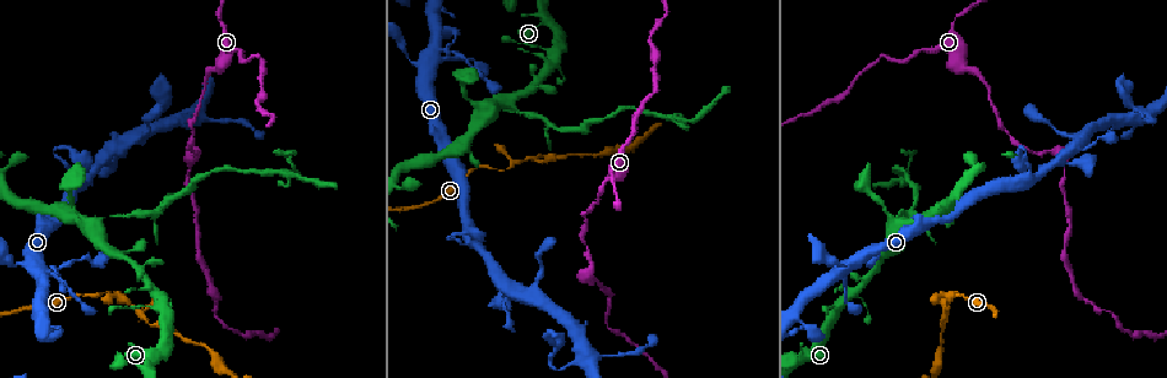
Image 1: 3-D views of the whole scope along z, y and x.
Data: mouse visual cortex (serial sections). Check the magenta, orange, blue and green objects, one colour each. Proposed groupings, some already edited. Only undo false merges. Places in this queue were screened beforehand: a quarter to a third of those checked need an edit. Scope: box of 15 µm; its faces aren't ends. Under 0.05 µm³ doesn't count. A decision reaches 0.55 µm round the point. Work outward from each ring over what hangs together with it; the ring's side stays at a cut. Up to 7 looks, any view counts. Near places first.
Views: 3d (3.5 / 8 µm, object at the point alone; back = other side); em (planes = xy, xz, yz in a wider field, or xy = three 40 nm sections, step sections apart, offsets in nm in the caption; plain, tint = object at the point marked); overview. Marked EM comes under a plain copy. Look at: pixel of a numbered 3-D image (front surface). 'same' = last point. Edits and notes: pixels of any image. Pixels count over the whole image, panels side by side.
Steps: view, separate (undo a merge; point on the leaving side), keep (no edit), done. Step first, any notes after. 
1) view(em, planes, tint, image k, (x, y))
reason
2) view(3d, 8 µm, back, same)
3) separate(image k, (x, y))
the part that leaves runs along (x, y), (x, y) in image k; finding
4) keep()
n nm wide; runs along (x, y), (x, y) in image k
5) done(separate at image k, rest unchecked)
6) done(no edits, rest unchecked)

view(3d, 3.5 µm, image 1, (138, 311))
a fork

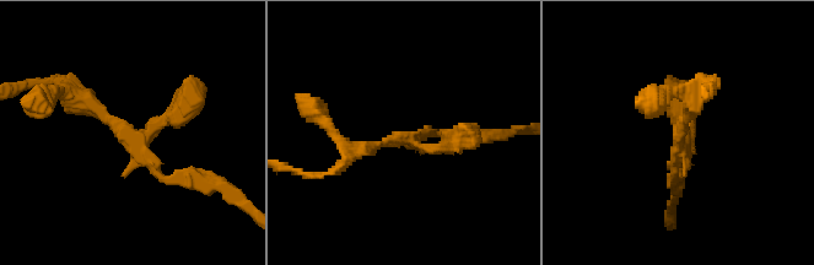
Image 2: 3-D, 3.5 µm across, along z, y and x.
view(em, xy, step 1, tint, image 2, (683, 139))
3 arms; arms of 150, 200, 250 nm; shape alone is not enough

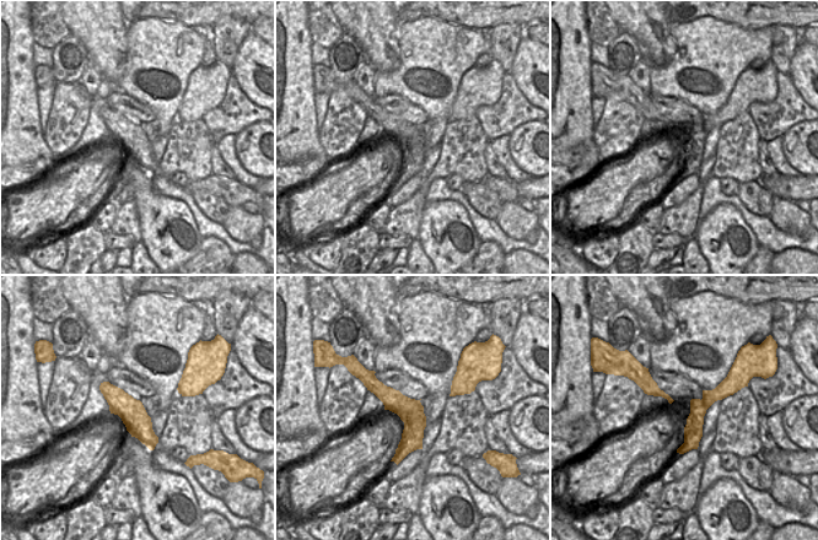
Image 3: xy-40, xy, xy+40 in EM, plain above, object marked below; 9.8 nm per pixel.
separate(image 2, (675, 104))
the part that leaves runs along (146, 134), (192, 96), (195, 81) in image 2; two cells meet here

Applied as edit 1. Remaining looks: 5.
view(3d, 8 µm, image 1, (811, 355))
thick turns thin

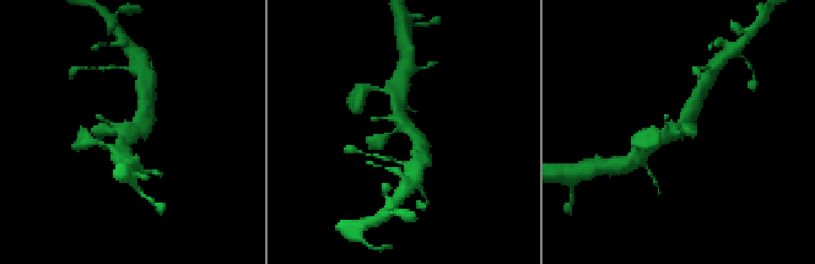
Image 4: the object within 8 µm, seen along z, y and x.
view(em, xy, step 5, tint, image 4, (140, 131))
need the tissue

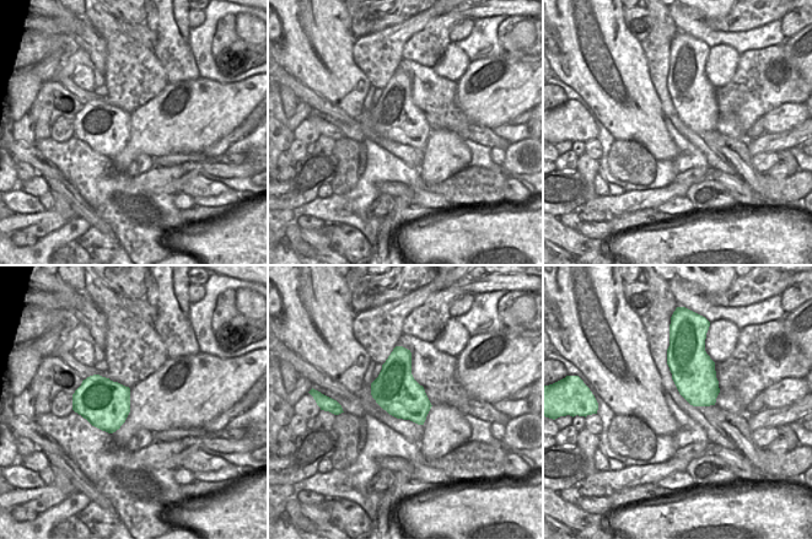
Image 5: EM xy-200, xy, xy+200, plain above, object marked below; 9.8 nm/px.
keep()
continuous, no second cell

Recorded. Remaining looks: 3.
view(3d, 3.5 µm, image 1, (511, 111))
sudden change in width

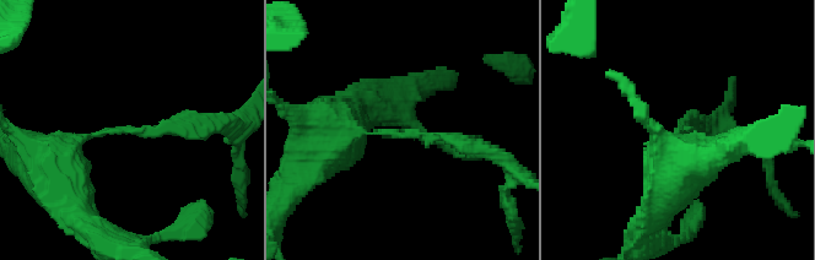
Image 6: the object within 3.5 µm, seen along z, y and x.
view(em, xy, step 1, tint, image 6, (386, 132))
arms of 150, 600 nm; now the EM

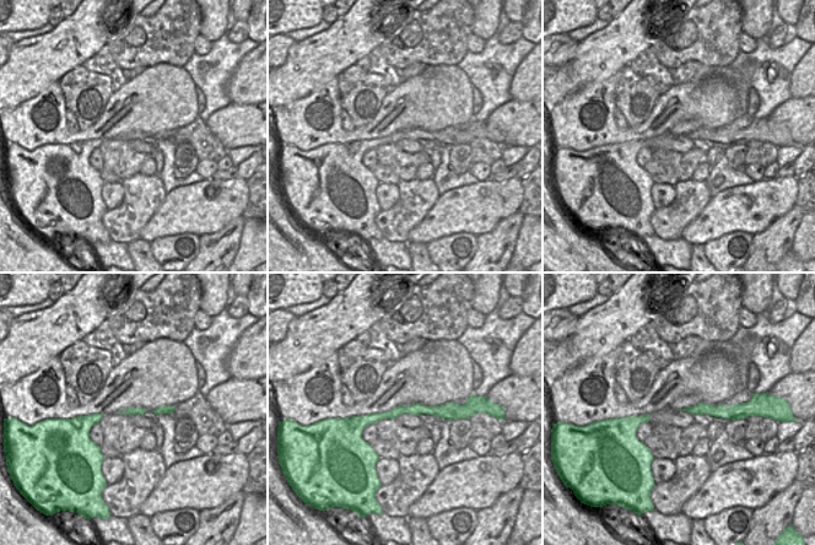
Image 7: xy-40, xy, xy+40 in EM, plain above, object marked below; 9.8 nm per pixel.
separate(image 6, (409, 133))
border along (379, 414), (381, 419) in image 7; a second cell is stuck on

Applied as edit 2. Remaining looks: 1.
done(separate at image 2, separate at image 6, rest unchecked)

